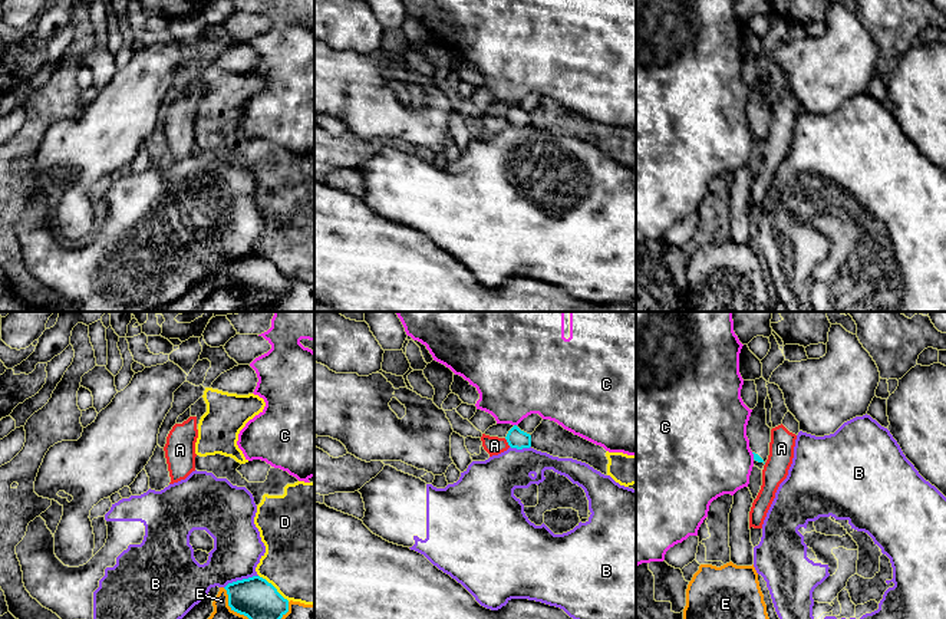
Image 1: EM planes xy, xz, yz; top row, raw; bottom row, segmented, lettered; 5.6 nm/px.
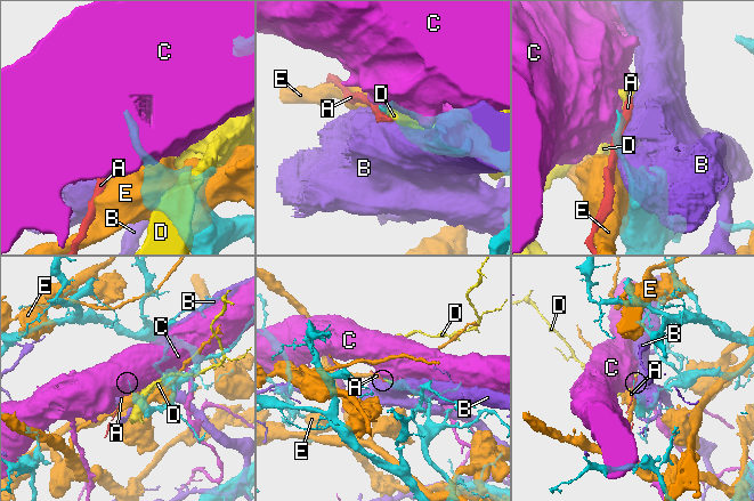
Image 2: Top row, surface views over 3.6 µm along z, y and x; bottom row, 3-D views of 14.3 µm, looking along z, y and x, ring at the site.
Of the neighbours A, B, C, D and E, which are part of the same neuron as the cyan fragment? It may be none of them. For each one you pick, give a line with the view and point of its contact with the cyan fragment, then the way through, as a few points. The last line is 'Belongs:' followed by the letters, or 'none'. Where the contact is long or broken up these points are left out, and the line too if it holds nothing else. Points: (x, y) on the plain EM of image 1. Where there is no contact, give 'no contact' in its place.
Belongs: none

